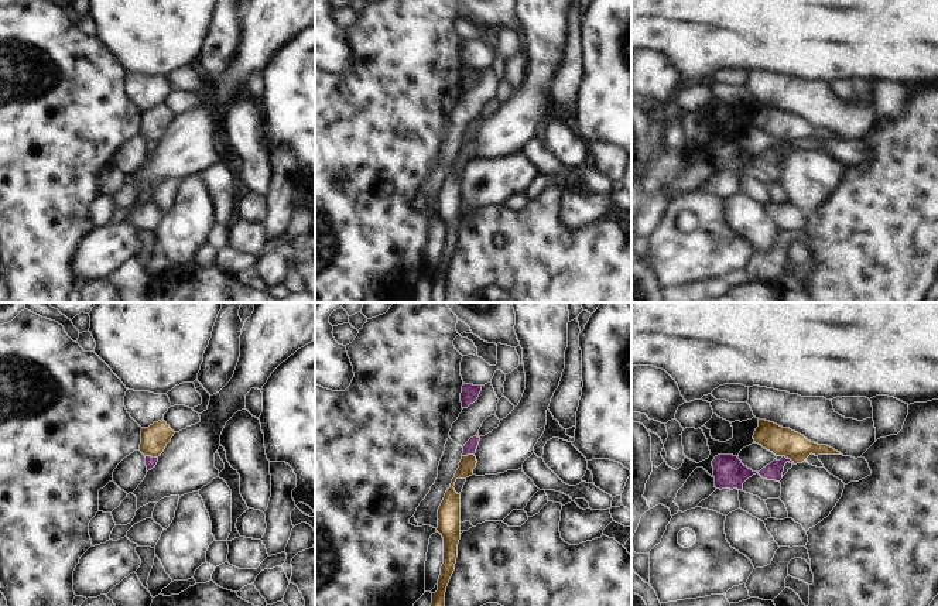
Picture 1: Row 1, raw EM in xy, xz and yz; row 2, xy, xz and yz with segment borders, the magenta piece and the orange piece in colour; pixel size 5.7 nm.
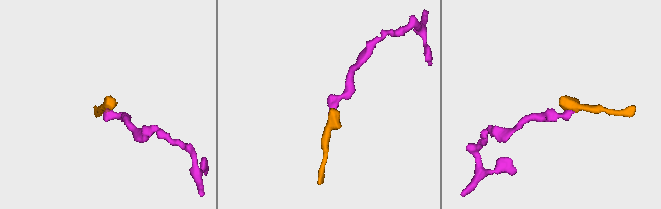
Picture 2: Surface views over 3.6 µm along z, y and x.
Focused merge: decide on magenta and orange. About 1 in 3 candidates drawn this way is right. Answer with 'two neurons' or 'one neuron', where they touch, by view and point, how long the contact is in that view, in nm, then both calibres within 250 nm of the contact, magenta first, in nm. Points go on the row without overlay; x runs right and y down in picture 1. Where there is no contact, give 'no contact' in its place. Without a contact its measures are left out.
two neurons; meets magenta in xy at (150, 140); contact 70 nm long; 60 nm thick on the magenta side, 150 nm on the other

